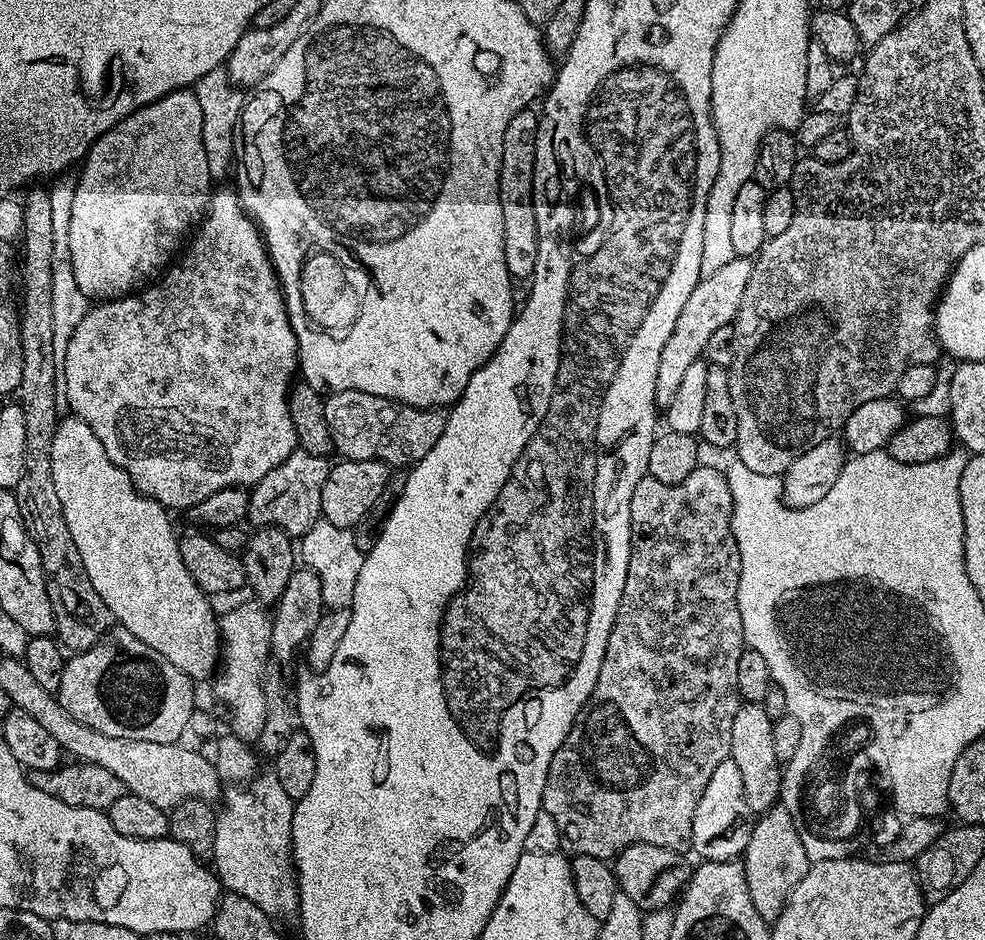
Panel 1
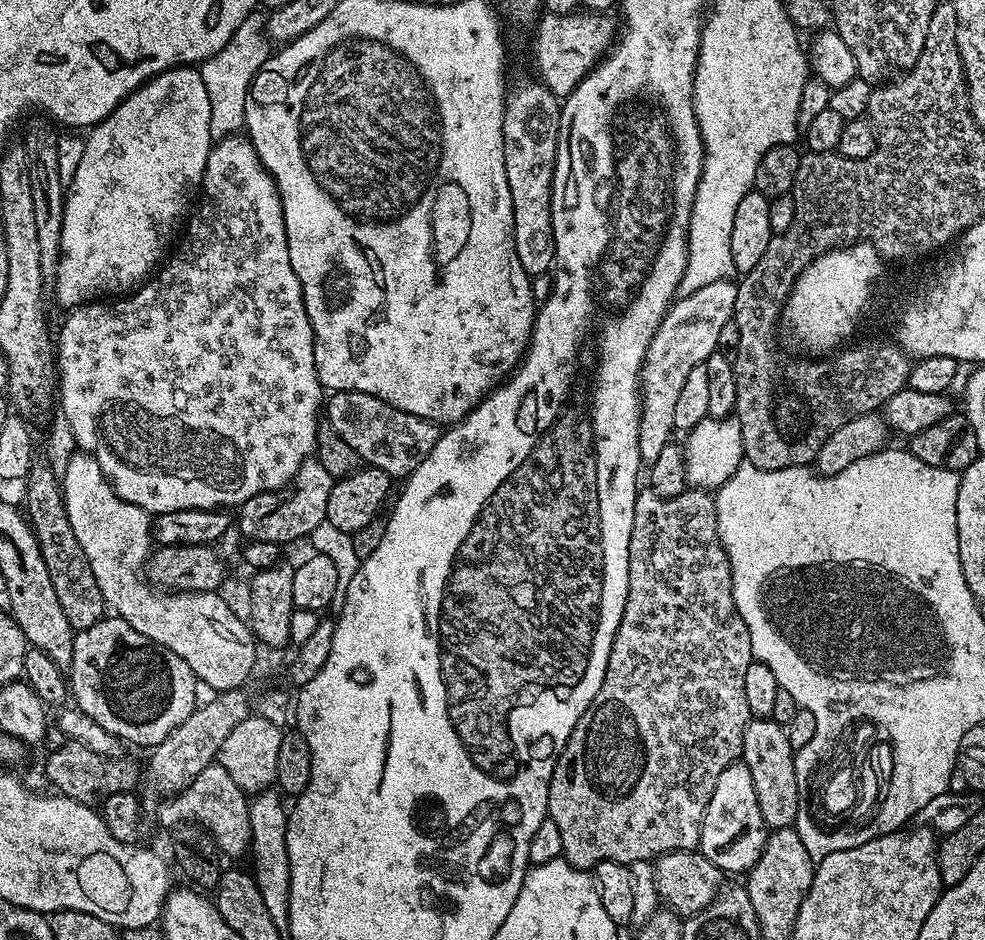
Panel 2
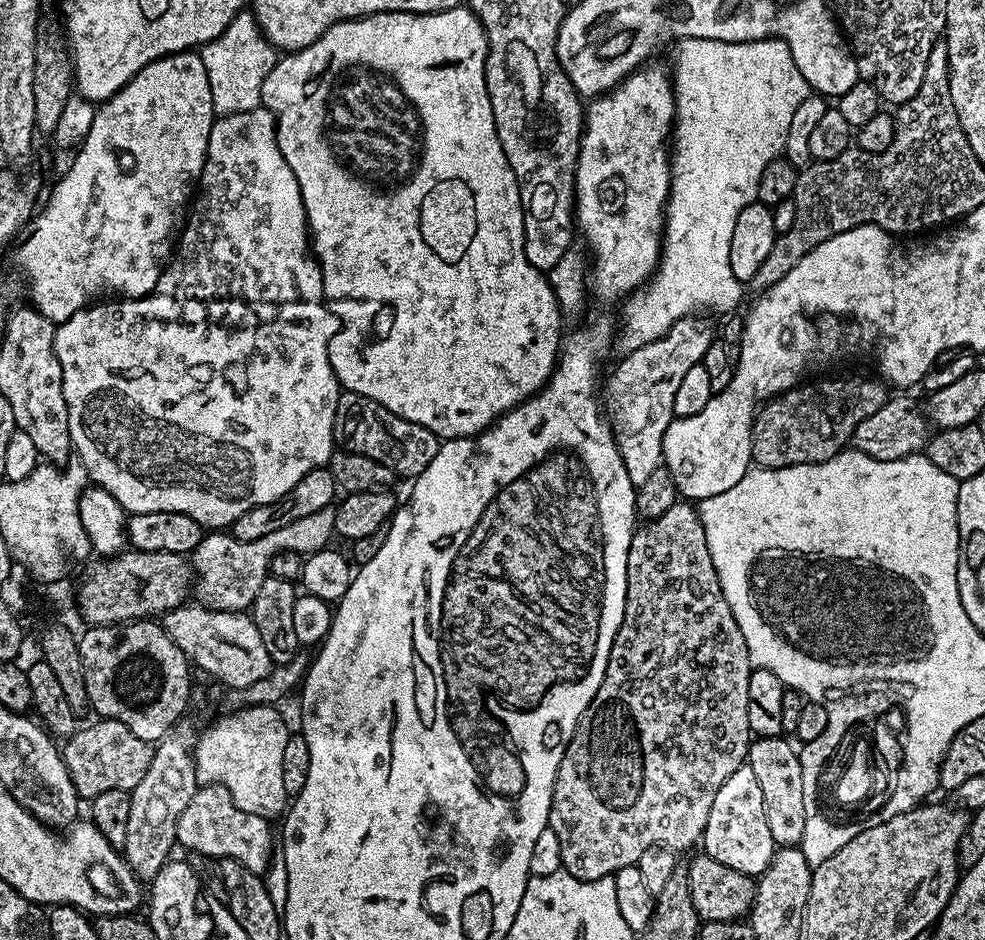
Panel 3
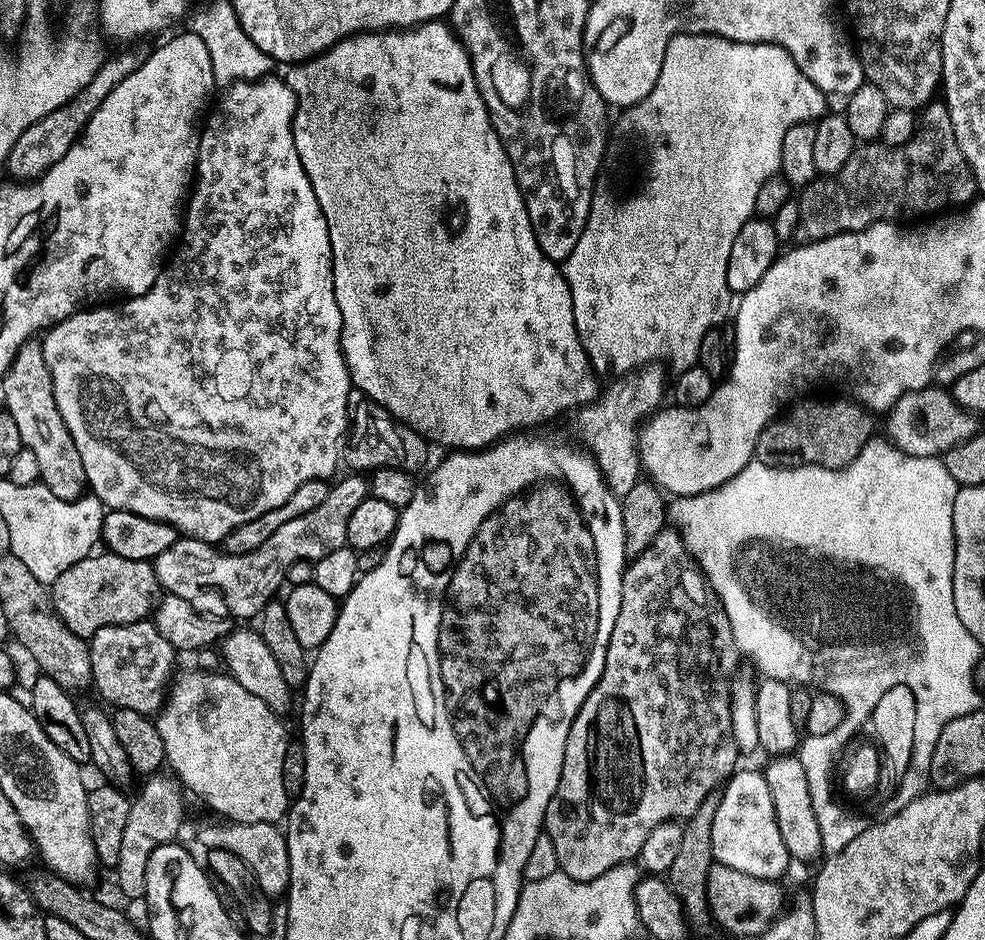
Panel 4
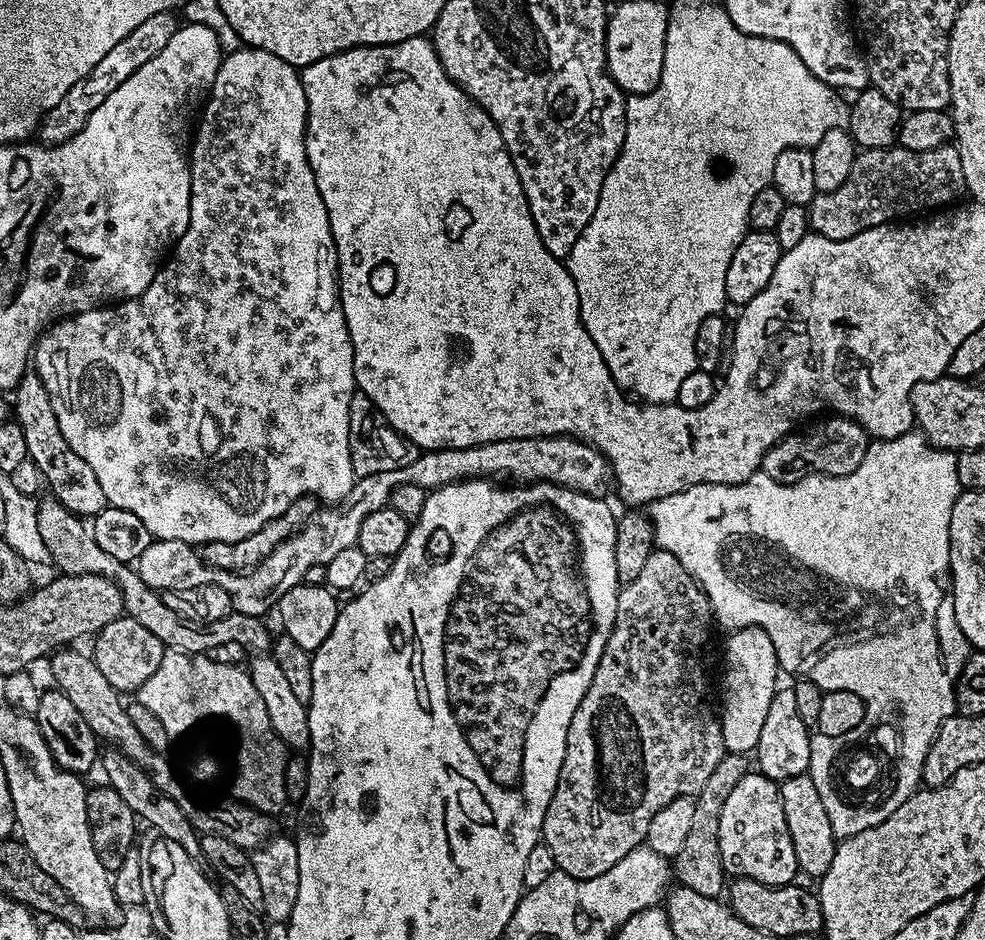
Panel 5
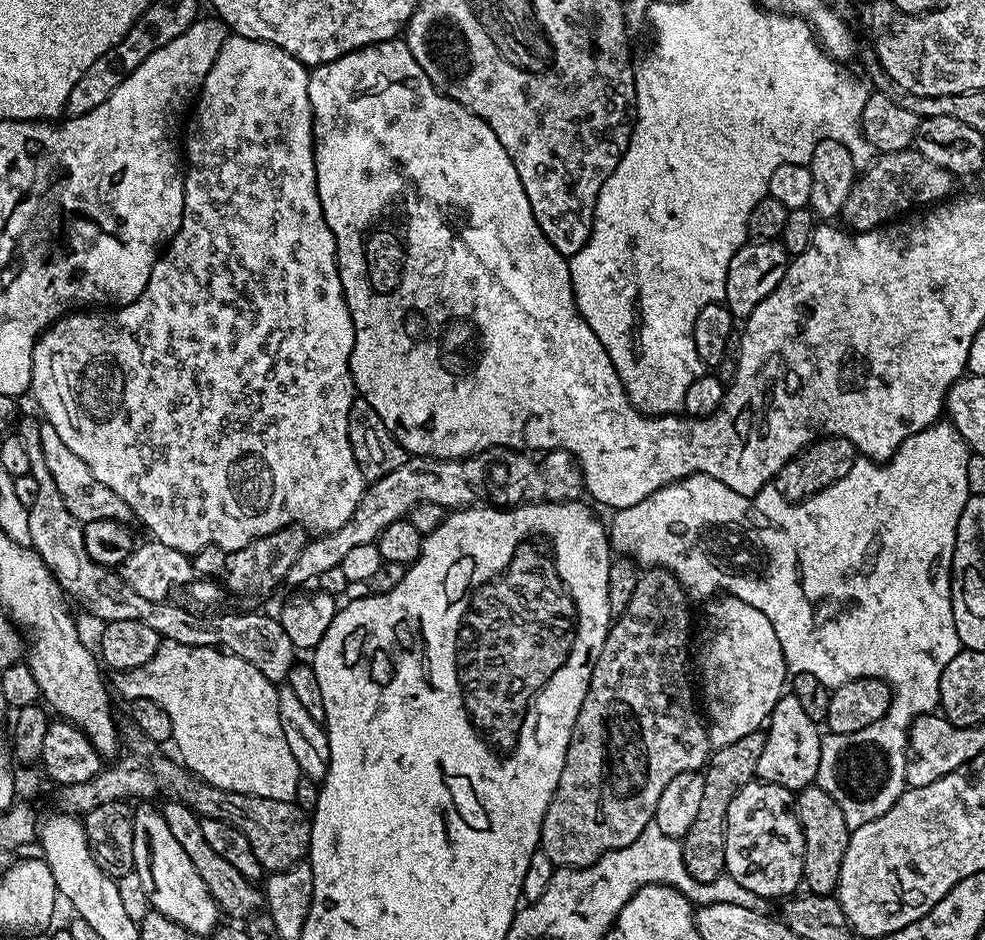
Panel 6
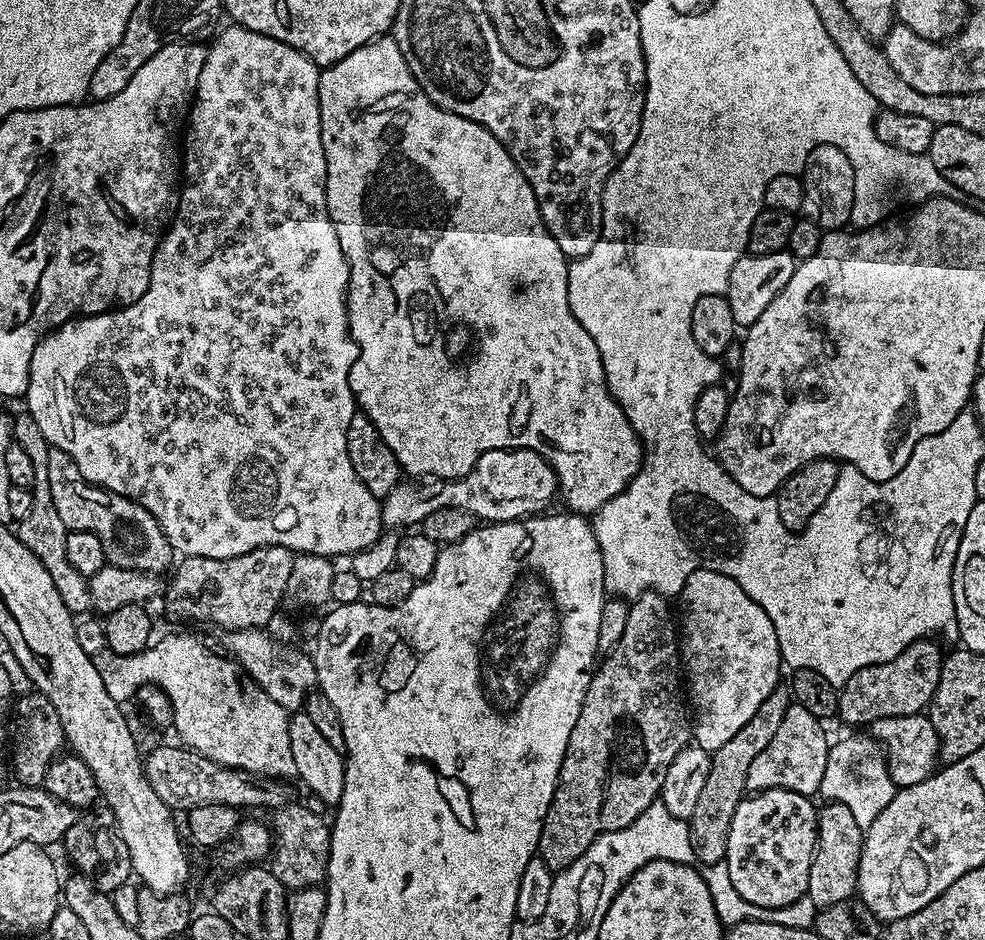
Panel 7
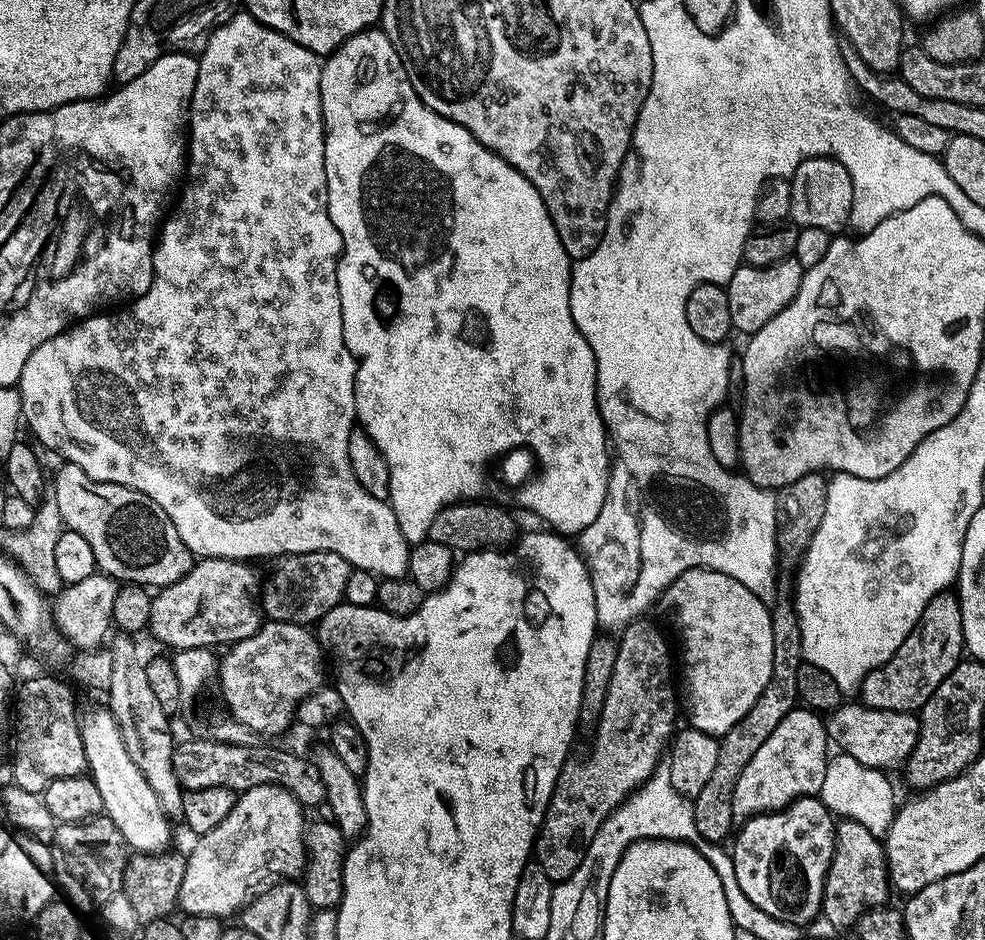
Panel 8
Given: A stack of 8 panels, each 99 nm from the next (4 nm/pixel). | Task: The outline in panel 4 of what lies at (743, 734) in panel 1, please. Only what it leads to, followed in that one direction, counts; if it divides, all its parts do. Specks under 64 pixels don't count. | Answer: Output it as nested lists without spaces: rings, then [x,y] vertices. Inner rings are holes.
[[[799,755],[774,756],[762,768],[766,786],[770,786],[770,798],[774,801],[774,818],[778,818],[778,831],[786,845],[789,857],[796,860],[821,859],[822,830],[818,827],[818,817],[814,814],[814,801],[810,799],[810,782],[806,782],[806,766]]]

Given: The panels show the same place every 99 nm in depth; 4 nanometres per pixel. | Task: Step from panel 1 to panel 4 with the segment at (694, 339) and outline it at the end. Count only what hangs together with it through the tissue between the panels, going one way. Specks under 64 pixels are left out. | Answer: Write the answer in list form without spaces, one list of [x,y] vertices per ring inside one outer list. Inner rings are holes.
[[[645,364],[644,367],[629,372],[627,376],[613,379],[611,381],[612,385],[609,388],[607,385],[597,399],[590,404],[584,405],[575,413],[576,432],[580,435],[581,440],[579,440],[579,443],[586,449],[588,455],[596,461],[596,465],[599,466],[600,473],[604,476],[604,481],[610,486],[610,490],[621,498],[626,494],[630,494],[630,489],[642,479],[638,429],[653,412],[657,411],[665,403],[666,384],[664,388],[663,371],[665,372],[665,369],[660,364]]]

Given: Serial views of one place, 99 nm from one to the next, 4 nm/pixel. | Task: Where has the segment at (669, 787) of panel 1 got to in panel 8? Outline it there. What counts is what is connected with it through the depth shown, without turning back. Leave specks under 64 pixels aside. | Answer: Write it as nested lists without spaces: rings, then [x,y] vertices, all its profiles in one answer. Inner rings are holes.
[[[648,618],[633,620],[631,624],[626,625],[619,633],[617,657],[614,663],[613,676],[610,678],[609,690],[606,691],[605,702],[602,705],[600,717],[597,718],[594,725],[594,733],[592,736],[592,745],[588,748],[588,753],[585,756],[569,755],[564,761],[562,770],[556,779],[556,785],[552,791],[552,797],[548,803],[548,807],[544,809],[544,820],[540,823],[540,831],[536,834],[536,842],[534,845],[534,860],[540,864],[542,870],[553,882],[559,882],[570,878],[570,874],[574,874],[574,870],[578,870],[578,866],[582,862],[584,852],[588,848],[588,843],[594,838],[594,834],[598,834],[598,830],[602,826],[602,822],[608,817],[612,811],[620,804],[623,804],[633,792],[638,791],[648,779],[656,773],[657,768],[661,767],[662,757],[665,755],[666,749],[669,747],[670,741],[674,736],[676,724],[676,696],[678,700],[678,688],[672,685],[672,656],[668,653],[668,644],[664,641],[664,636],[648,621]]]

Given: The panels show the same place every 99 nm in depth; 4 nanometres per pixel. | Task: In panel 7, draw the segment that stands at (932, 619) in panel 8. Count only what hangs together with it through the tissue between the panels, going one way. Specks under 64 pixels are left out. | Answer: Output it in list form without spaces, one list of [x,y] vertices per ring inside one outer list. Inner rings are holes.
[[[932,638],[915,640],[898,658],[853,672],[839,689],[839,719],[848,724],[870,726],[878,722],[878,718],[921,715],[932,703],[934,690],[938,690],[938,678],[944,665],[945,653],[940,652],[934,641]]]

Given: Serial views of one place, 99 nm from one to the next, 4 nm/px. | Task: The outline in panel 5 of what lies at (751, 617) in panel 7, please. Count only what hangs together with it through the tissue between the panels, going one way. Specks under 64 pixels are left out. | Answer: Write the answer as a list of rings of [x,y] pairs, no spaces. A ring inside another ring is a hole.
[[[738,628],[727,633],[728,641],[724,644],[724,673],[720,676],[720,700],[724,703],[724,709],[719,709],[720,725],[722,726],[722,738],[724,739],[724,751],[728,754],[752,754],[758,746],[758,737],[762,734],[762,722],[766,722],[766,713],[770,711],[770,702],[778,690],[776,679],[782,676],[782,669],[778,662],[778,654],[774,654],[774,642],[770,642],[770,636],[761,628]]]

